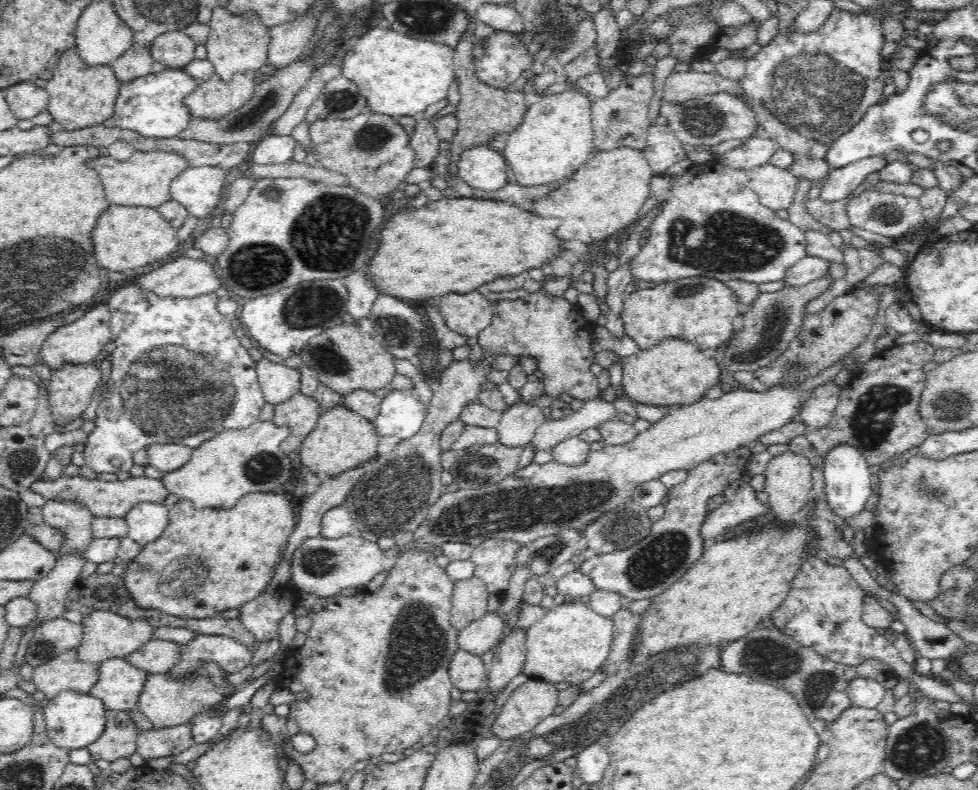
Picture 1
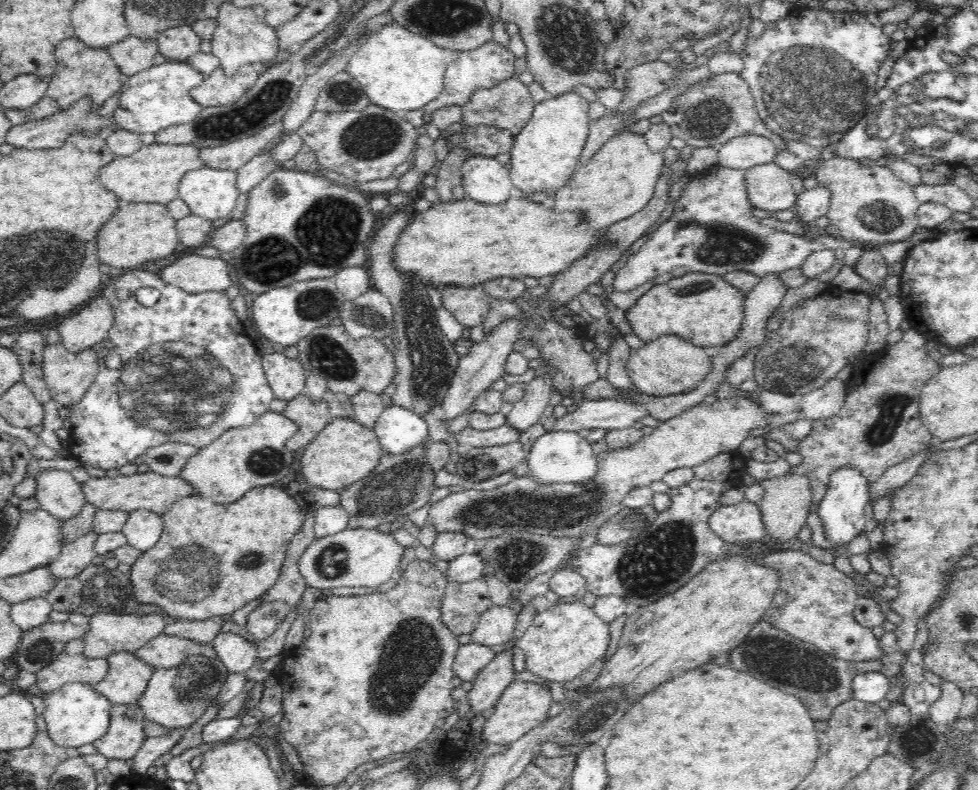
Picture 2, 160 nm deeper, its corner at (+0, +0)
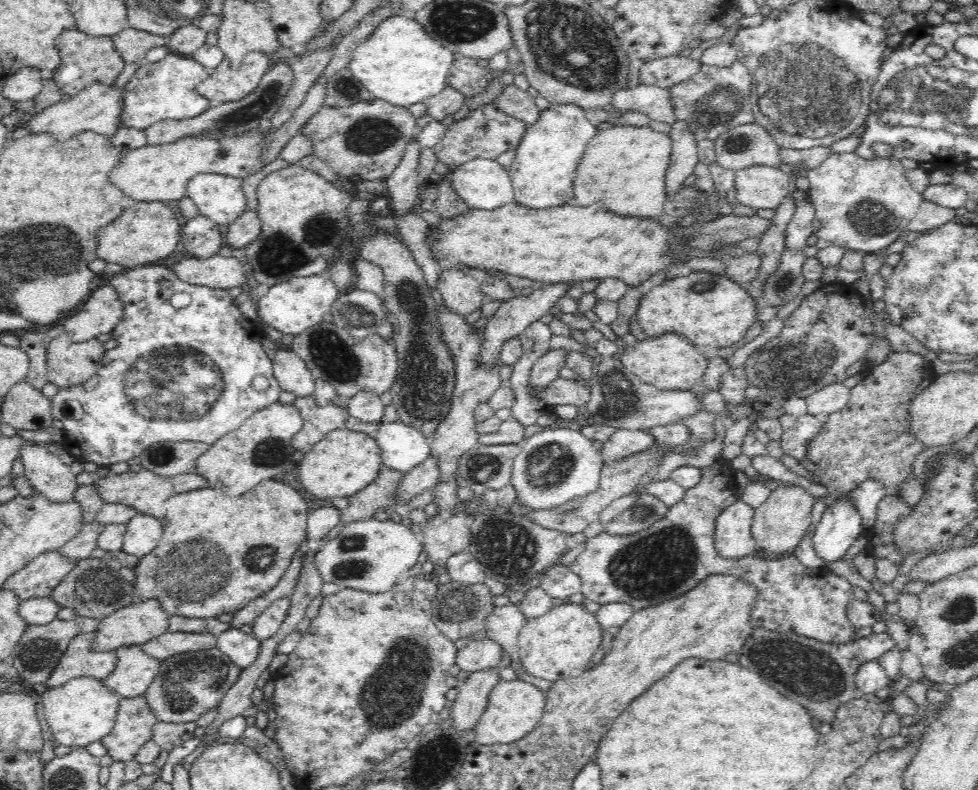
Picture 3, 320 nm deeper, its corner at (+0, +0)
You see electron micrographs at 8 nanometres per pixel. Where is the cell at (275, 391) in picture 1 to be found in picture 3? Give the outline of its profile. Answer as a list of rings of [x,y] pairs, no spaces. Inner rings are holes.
[[[292,350],[276,351],[273,364],[273,375],[279,382],[282,390],[293,392],[297,397],[306,397],[314,394],[314,375],[308,369],[306,361]]]

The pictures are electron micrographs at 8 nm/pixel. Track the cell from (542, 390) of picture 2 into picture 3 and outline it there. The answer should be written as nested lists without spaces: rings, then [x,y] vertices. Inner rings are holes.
[[[563,348],[548,349],[547,353],[534,363],[529,385],[532,397],[540,399],[539,394],[552,382],[552,379],[558,377],[558,372],[565,368],[568,351]]]

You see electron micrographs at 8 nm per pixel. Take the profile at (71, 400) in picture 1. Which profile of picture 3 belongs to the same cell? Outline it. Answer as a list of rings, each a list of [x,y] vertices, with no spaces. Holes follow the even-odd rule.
[[[62,331],[47,350],[48,382],[58,388],[82,384],[93,374],[107,351],[97,338],[86,342],[74,342],[70,333]]]

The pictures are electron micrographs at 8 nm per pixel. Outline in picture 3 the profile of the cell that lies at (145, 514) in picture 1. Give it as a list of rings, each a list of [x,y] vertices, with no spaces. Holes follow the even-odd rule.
[[[138,513],[127,522],[122,550],[143,557],[158,546],[163,535],[162,520],[149,514]]]

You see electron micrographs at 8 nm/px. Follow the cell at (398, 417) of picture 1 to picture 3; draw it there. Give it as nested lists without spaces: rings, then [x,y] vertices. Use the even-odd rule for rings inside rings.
[[[401,420],[381,422],[378,430],[376,430],[375,440],[381,449],[383,465],[402,474],[410,472],[414,466],[424,462],[431,454],[431,440],[426,439],[426,434],[422,434]]]

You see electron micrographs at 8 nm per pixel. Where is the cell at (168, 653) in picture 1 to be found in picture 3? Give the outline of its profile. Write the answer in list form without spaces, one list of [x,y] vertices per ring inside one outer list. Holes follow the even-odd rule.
[[[170,632],[150,639],[141,646],[141,650],[150,657],[162,662],[176,654],[194,652],[194,650],[210,650],[217,647],[217,637],[200,632]]]

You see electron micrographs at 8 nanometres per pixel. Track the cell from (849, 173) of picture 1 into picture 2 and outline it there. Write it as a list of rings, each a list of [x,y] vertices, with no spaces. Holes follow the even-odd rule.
[[[818,185],[812,190],[800,192],[797,196],[793,212],[798,214],[798,223],[812,225],[828,213],[831,200],[830,189]]]

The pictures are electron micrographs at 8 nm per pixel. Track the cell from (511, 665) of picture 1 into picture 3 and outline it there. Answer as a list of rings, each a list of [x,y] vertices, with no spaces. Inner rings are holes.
[[[499,666],[493,670],[477,671],[470,673],[468,680],[459,684],[458,696],[456,696],[454,706],[452,706],[451,709],[450,717],[452,717],[453,720],[452,728],[459,730],[460,732],[470,730],[470,728],[475,728],[478,721],[480,721],[480,718],[482,718],[482,714],[486,711],[490,691],[494,686],[498,685],[498,682],[501,682],[499,673]]]

